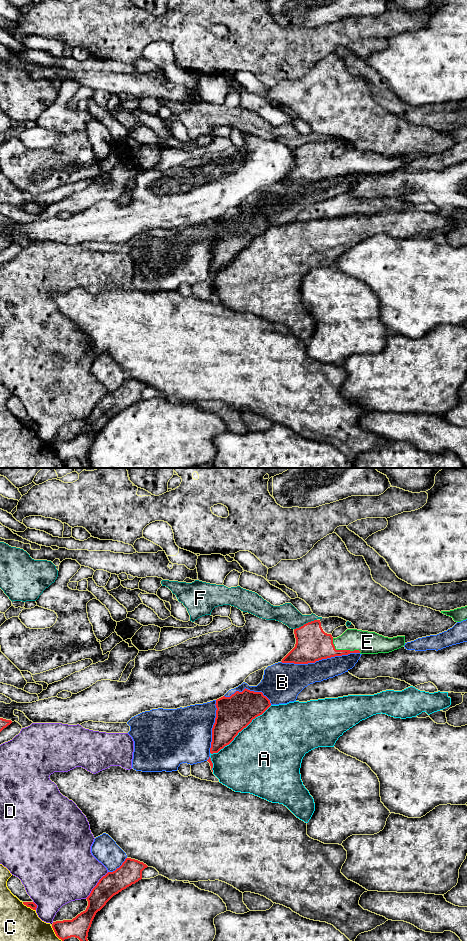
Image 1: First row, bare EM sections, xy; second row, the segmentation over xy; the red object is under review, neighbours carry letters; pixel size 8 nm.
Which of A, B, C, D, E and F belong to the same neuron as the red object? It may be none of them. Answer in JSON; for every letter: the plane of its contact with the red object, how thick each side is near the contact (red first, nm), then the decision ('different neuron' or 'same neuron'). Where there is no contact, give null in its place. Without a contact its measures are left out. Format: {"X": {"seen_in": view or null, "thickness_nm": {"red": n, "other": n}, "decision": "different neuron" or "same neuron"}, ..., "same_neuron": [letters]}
{"A": {"seen_in": "xy", "thickness_nm": {"red": 280, "other": 500}, "decision": "different neuron"}, "B": {"seen_in": "xy", "thickness_nm": {"red": 280, "other": 220}, "decision": "different neuron"}, "C": {"seen_in": "xy", "thickness_nm": {"red": 60, "other": 380}, "decision": "different neuron"}, "D": {"seen_in": "xy", "thickness_nm": {"red": 180, "other": 460}, "decision": "different neuron"}, "E": {"seen_in": "xy", "thickness_nm": {"red": 280, "other": 180}, "decision": "same neuron"}, "F": {"seen_in": "xy", "thickness_nm": {"red": 280, "other": 160}, "decision": "different neuron"}, "same_neuron": ["E"]}

